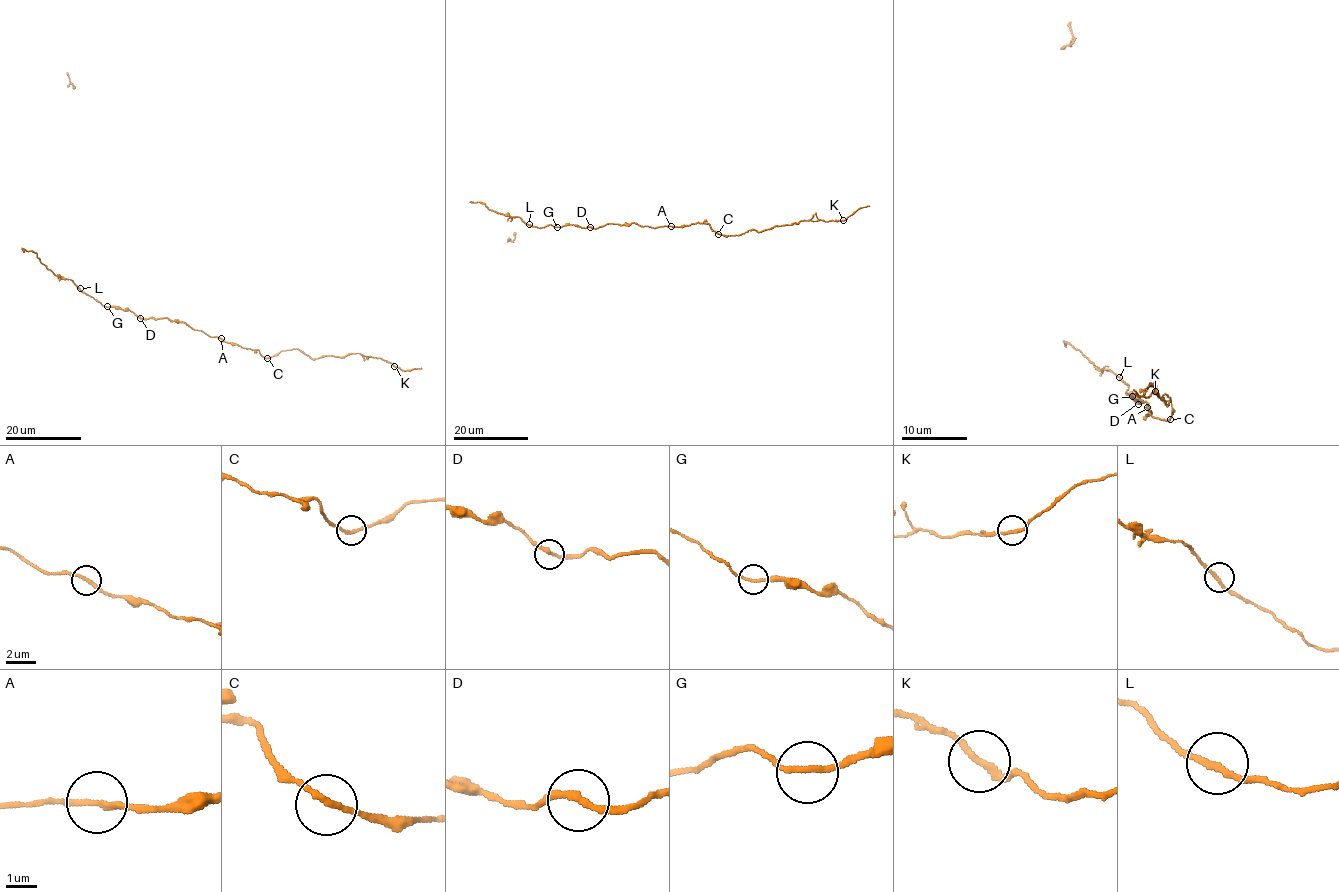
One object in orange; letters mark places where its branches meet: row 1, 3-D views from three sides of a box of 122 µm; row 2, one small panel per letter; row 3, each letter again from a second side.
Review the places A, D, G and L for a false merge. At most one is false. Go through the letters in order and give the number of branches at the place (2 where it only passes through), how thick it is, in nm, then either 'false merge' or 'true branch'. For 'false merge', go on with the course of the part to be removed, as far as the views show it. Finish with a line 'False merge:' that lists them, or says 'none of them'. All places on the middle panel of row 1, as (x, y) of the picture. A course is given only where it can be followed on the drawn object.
A: 2 branches meet; 200 nm thick; true branch
D: 2 branches meet; 240 nm thick; true branch
G: 2 branches meet; 180 nm thick; true branch
L: 2 branches meet; 190 nm thick; true branch
False merge: none of them

